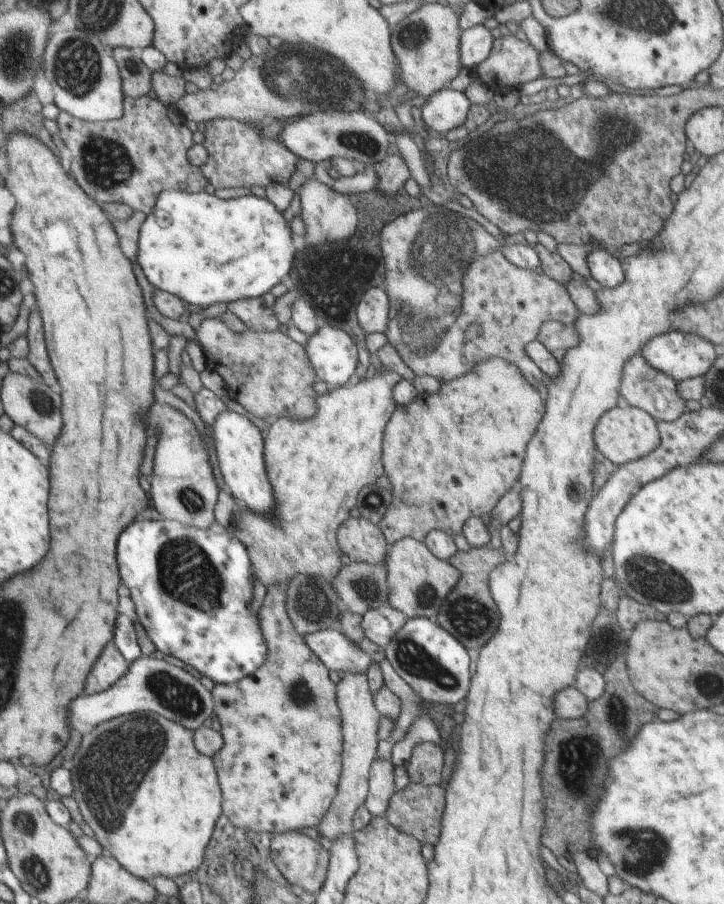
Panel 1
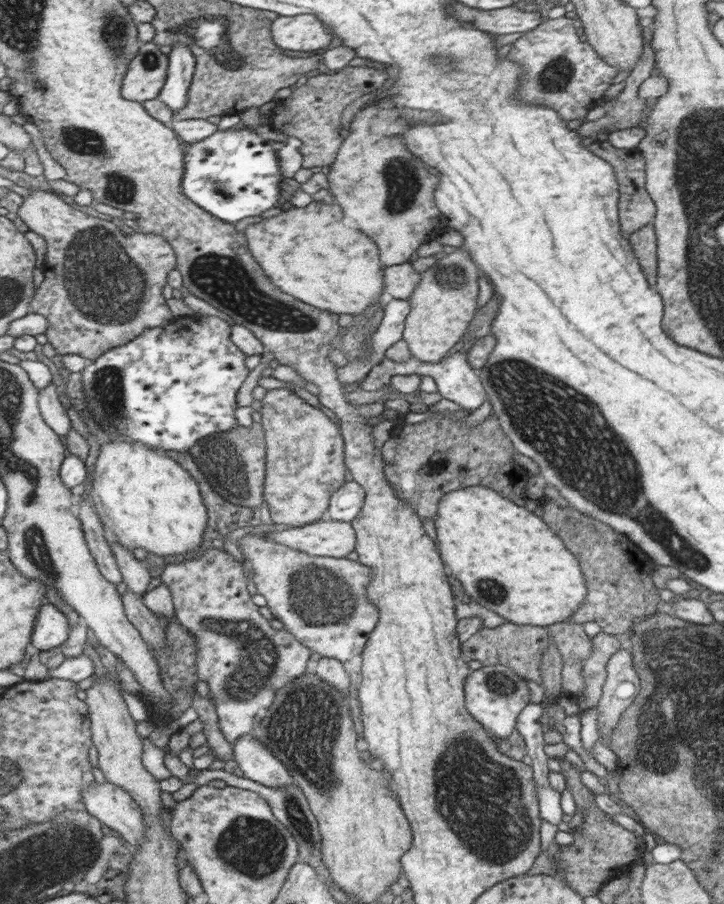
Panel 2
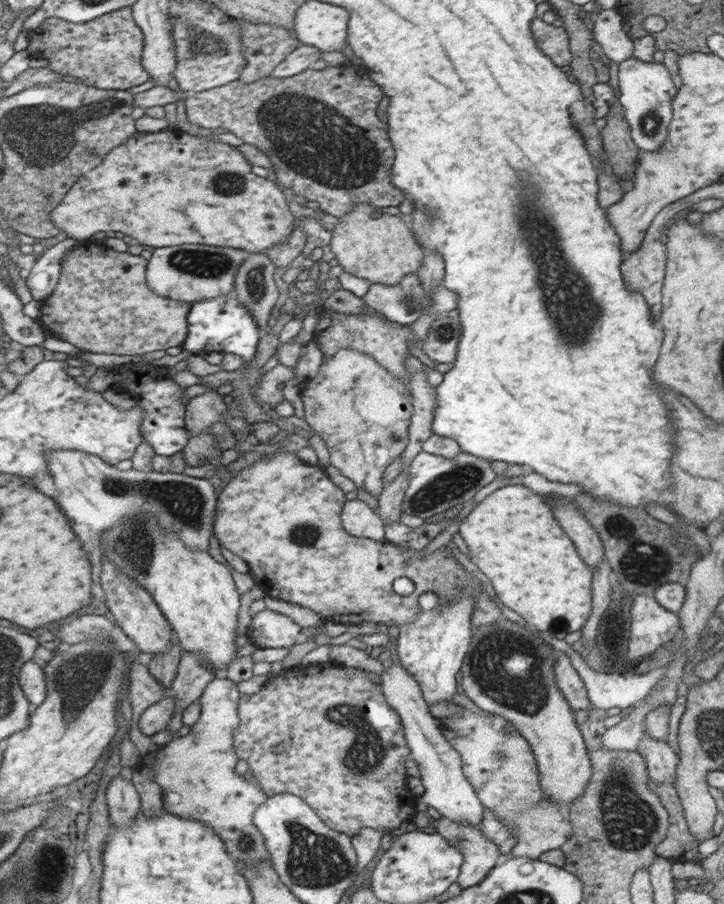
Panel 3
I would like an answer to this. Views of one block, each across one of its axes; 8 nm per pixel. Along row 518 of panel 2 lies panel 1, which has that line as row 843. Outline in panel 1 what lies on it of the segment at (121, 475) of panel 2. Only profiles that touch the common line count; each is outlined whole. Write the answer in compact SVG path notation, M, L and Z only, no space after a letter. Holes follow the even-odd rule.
M141 712L118 716L118 718L97 724L92 728L90 734L82 736L78 756L72 758L72 782L74 783L74 792L72 797L77 800L80 812L85 820L94 831L94 838L103 846L104 853L116 857L119 863L128 869L134 876L146 879L151 882L154 876L159 874L180 881L180 875L186 872L196 872L196 868L202 864L206 844L212 836L214 824L218 816L222 814L220 804L223 804L223 794L220 794L218 779L212 757L206 756L196 750L193 736L195 731L185 727L182 723L174 722L156 714L155 712Z

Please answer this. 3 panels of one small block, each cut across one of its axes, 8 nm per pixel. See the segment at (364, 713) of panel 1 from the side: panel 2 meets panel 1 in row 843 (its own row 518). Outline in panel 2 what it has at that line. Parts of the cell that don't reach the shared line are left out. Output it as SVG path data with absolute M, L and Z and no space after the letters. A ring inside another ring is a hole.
M328 517L282 531L261 532L268 539L312 556L346 558L355 550L356 535L351 522Z

